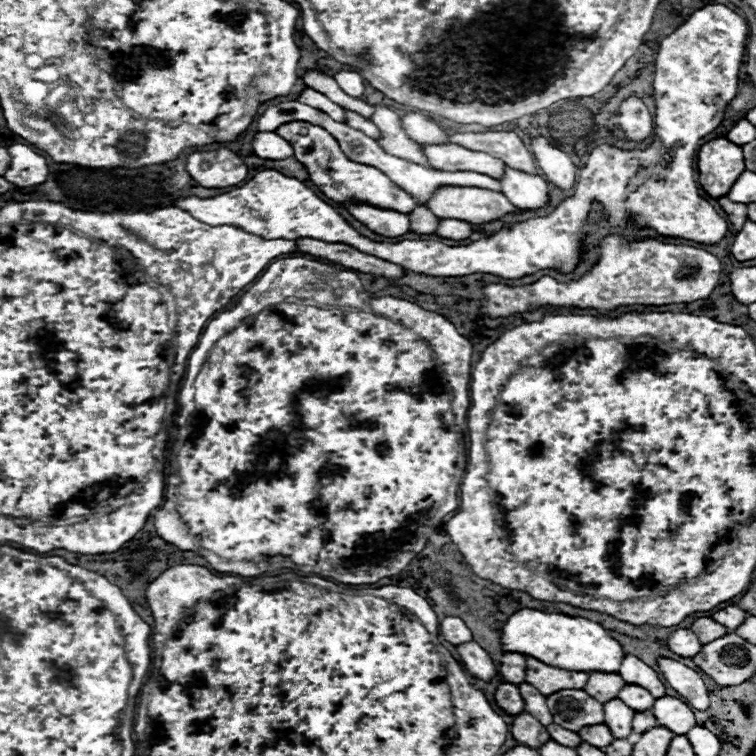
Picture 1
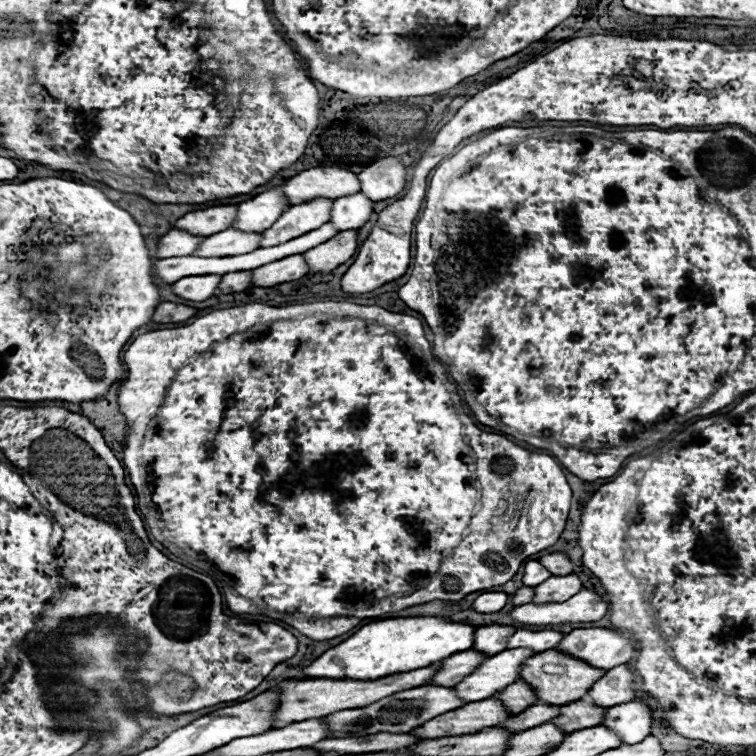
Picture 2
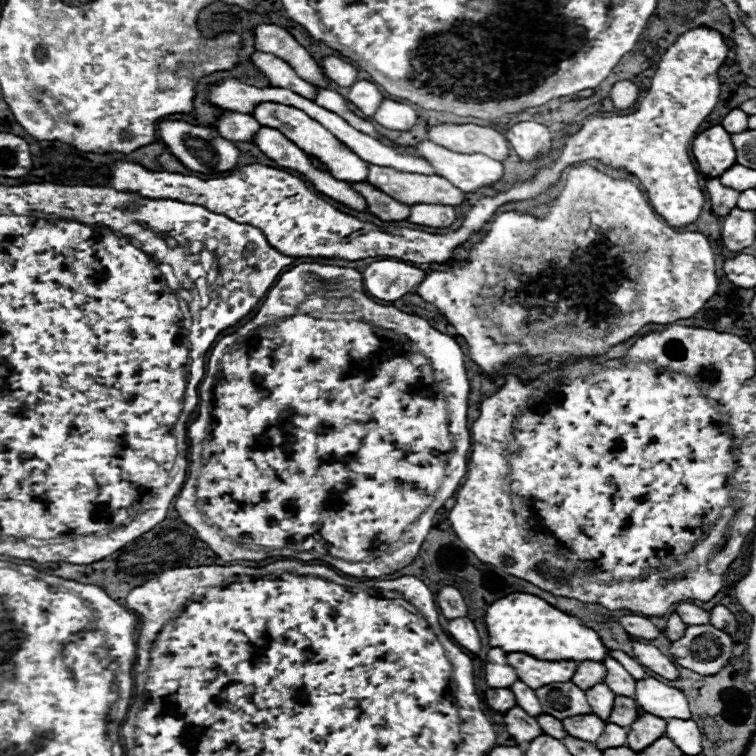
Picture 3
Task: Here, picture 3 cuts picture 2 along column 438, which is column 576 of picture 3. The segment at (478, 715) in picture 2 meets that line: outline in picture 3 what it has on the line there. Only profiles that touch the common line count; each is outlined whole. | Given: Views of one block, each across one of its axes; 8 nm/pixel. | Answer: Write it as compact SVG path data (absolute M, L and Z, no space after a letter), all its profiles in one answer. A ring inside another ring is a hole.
M582 714L578 718L566 718L562 720L562 724L568 736L580 738L584 742L596 742L606 726L606 722L602 722L602 718L598 718L596 714Z

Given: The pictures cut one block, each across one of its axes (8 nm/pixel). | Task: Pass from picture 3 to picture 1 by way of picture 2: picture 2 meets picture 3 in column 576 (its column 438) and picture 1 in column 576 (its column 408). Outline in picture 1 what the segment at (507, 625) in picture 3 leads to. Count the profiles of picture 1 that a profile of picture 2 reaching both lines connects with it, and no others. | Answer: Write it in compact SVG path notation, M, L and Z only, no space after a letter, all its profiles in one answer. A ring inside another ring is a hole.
M532 608L516 610L504 622L500 640L502 640L502 650L506 652L532 656L540 662L546 662L548 666L558 666L574 672L594 672L594 670L618 672L618 666L622 664L624 658L622 646L598 622L580 616L542 612Z

